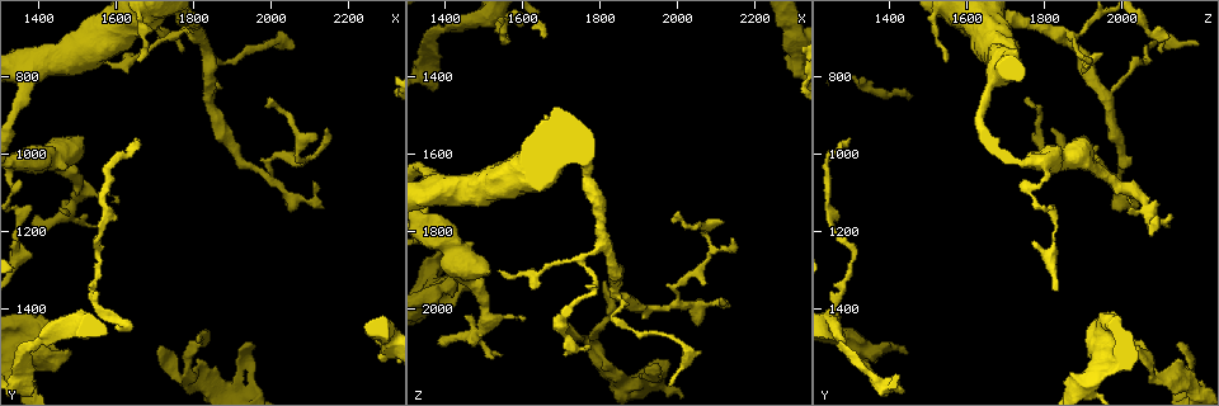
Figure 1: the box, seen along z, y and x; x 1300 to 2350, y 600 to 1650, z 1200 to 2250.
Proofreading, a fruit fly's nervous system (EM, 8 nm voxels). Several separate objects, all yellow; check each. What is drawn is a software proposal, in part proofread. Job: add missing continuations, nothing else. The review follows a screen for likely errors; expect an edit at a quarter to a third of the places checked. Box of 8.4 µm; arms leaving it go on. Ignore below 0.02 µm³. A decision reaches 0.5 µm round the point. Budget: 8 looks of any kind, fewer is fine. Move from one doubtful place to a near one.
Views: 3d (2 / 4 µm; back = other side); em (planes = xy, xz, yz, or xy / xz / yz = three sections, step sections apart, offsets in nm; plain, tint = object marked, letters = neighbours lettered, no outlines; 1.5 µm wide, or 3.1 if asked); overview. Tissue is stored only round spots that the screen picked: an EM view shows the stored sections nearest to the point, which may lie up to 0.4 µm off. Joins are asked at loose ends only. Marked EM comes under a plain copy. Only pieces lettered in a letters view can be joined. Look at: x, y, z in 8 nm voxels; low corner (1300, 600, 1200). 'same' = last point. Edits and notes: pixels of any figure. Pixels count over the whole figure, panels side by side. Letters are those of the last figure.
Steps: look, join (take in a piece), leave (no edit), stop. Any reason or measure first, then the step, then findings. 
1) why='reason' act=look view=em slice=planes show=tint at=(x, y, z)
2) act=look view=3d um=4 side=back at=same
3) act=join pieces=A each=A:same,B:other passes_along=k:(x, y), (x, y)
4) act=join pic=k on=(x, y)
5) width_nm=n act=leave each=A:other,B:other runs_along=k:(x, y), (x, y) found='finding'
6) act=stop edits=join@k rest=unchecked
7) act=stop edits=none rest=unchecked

why='free end' act=look view=em slice=planes show=letters at=(1395, 1215, 2080)

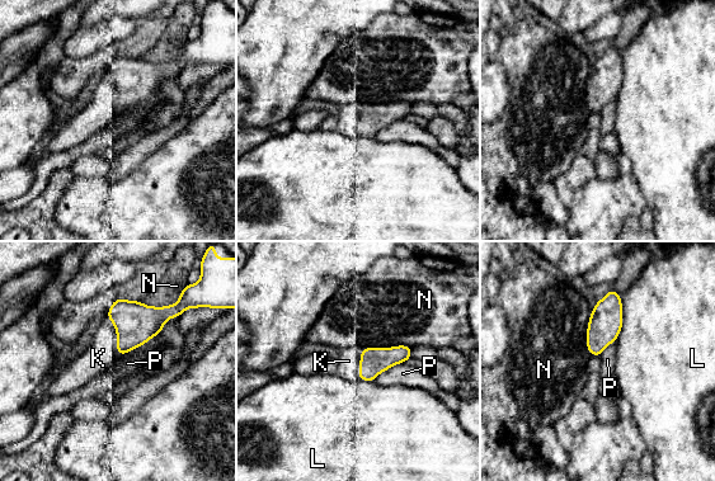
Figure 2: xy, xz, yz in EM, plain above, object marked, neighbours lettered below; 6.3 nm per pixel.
longest_contact=P:300nm act=join pieces=K each=K:same,L:other,N:other,P:other found='it goes on there'

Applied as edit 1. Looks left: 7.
why='branch stops here' act=look view=3d um=4 at=(1605, 1130, 2025)

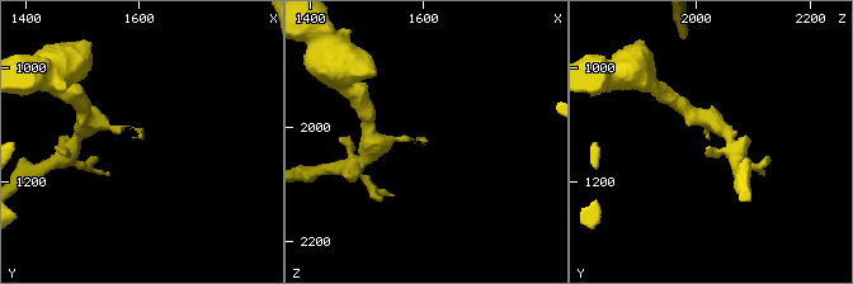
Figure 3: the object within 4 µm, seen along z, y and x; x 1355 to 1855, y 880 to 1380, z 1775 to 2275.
act=look view=em slice=planes show=letters at=(1605, 1125, 2020)

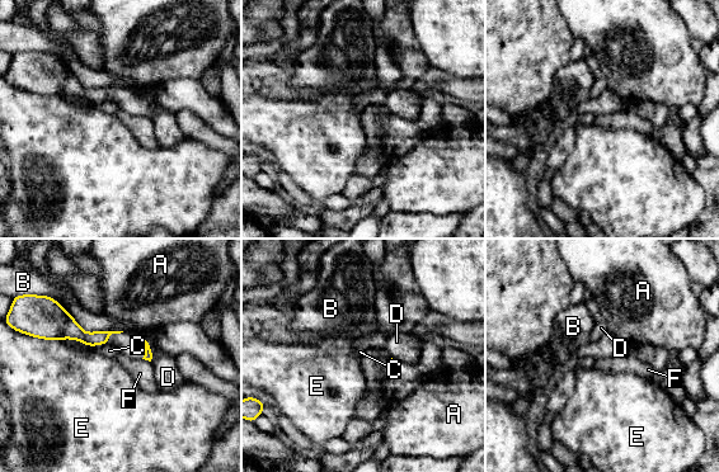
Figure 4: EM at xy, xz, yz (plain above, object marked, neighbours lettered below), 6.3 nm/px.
act=leave each=A:other,B:other,C:other,D:other,E:other,F:other border=4:(73, 317), (87, 331), (123, 331) found='none of them fits'

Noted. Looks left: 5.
why='an open end' act=look view=em slice=planes show=letters at=(1425, 1435, 1945)

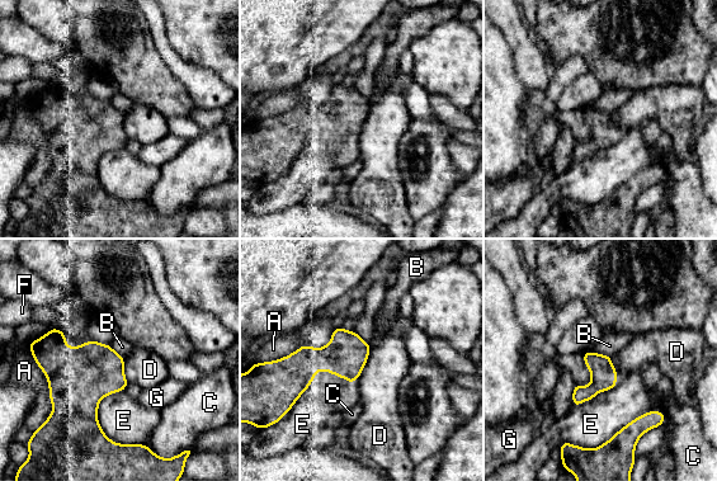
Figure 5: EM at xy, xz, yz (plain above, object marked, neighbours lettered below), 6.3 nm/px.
act=leave each=A:other,B:other,C:other,D:other,E:other,F:other,G:other border=5:(588, 350), (611, 357) found='no lettered piece goes on from it'

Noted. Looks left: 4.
act=stop edits=join@2 rest=unchecked

